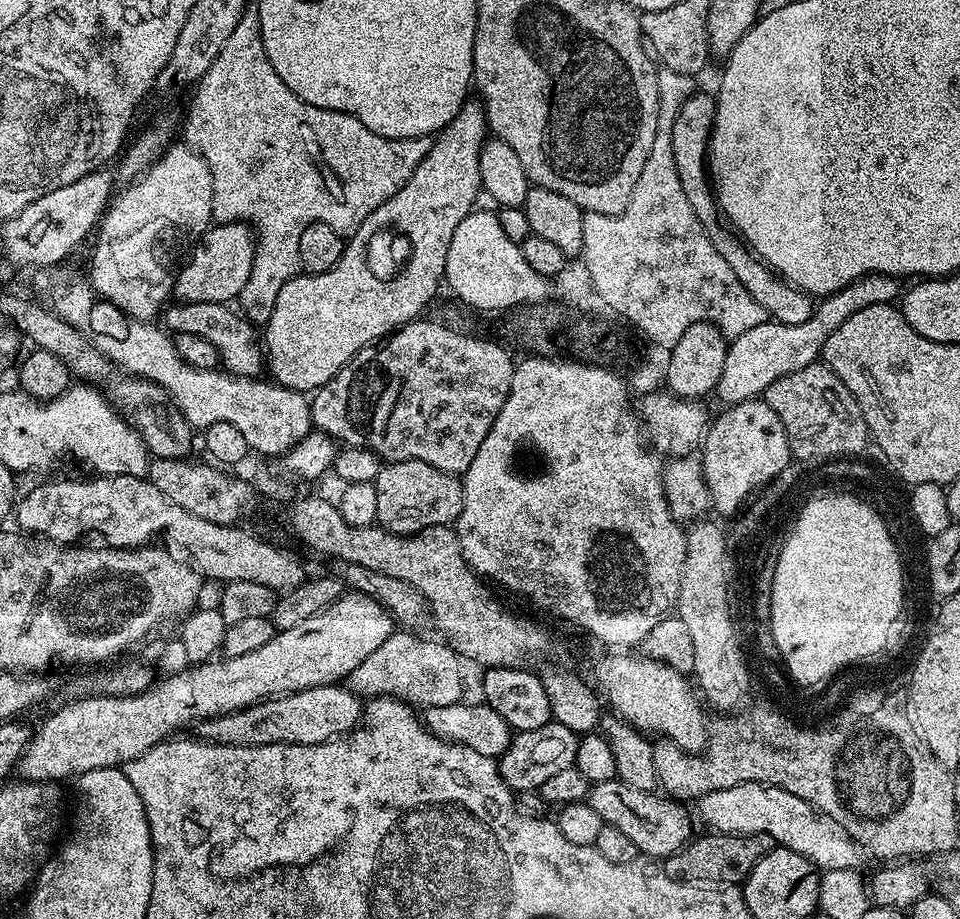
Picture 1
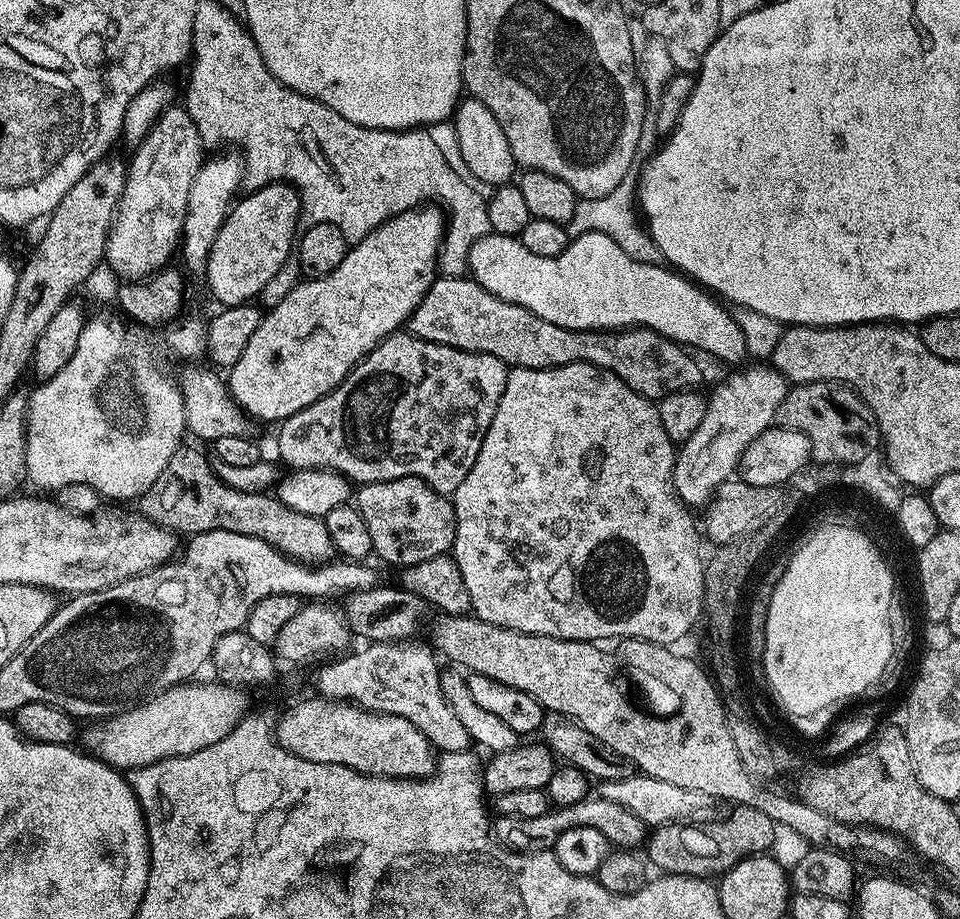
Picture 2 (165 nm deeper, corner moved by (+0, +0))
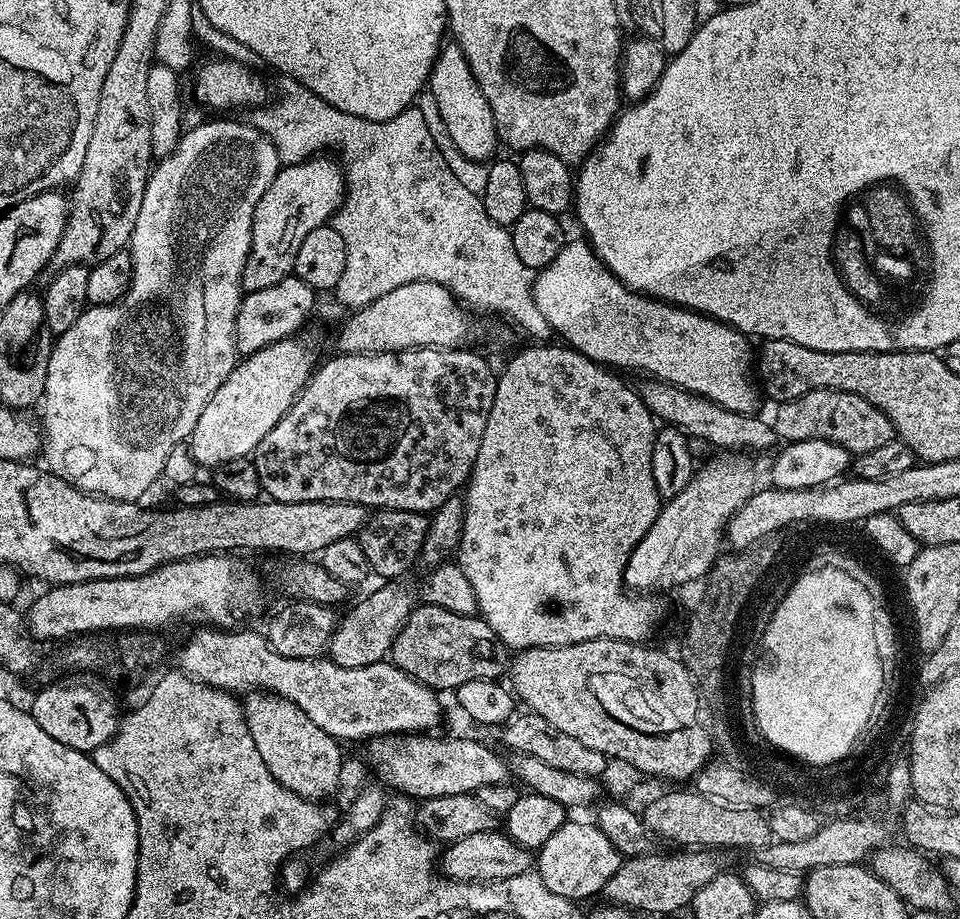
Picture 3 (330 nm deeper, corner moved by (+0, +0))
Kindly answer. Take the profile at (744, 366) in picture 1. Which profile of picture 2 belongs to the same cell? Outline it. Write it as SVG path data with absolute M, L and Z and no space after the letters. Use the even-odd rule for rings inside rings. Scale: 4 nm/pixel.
M752 362L749 368L743 368L726 377L707 397L708 409L698 430L679 445L672 481L680 501L689 509L703 509L711 504L724 483L737 475L746 446L773 427L778 406L782 406L788 393L788 381L771 363Z

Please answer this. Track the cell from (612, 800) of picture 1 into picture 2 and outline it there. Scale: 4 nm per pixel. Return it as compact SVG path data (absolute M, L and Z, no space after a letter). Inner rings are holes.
M598 794L589 795L582 802L574 802L574 806L549 807L548 812L538 818L496 816L490 824L496 843L513 852L546 852L555 849L558 838L566 834L566 830L574 830L578 826L590 826L598 830L598 834L608 839L609 845L624 850L635 849L635 844L643 845L646 840L646 826L637 816L614 802L603 800Z

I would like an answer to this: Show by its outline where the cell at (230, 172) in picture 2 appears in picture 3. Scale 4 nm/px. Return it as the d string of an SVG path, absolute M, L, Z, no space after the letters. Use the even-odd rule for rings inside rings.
M208 120L205 124L196 124L181 135L178 146L170 155L163 157L153 167L146 190L142 194L142 210L138 210L138 222L134 226L134 234L130 251L132 253L132 278L128 291L115 304L94 304L84 309L84 313L70 326L70 330L59 333L55 337L50 354L50 366L46 374L46 386L42 409L42 457L47 471L53 472L67 484L91 492L93 496L105 496L108 500L139 501L140 495L157 479L163 477L164 467L170 452L179 444L191 437L194 426L198 426L198 418L202 410L206 410L206 402L214 398L214 390L226 382L230 370L238 363L236 339L234 338L234 322L238 318L238 306L242 289L242 274L250 254L252 245L252 227L254 226L254 210L270 187L270 182L280 173L281 163L274 142L266 134L262 134L251 123L240 120Z

